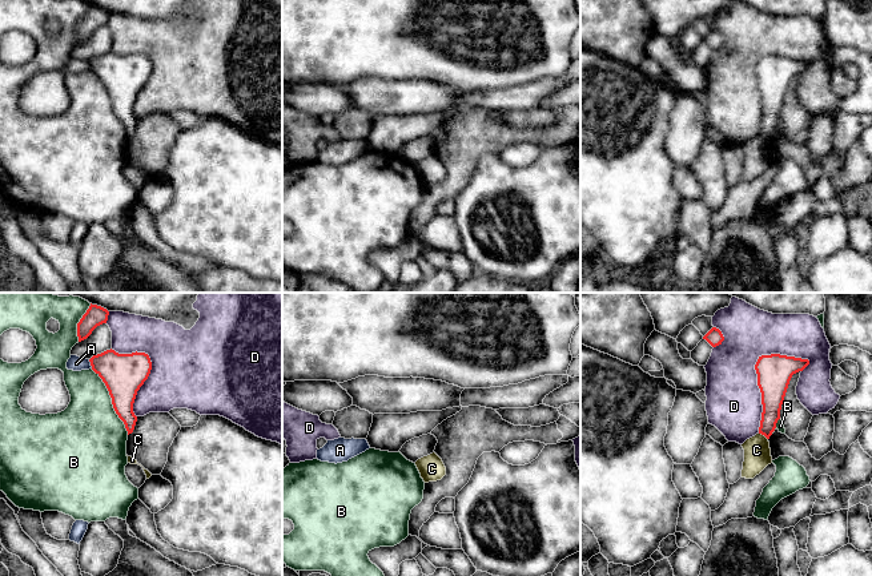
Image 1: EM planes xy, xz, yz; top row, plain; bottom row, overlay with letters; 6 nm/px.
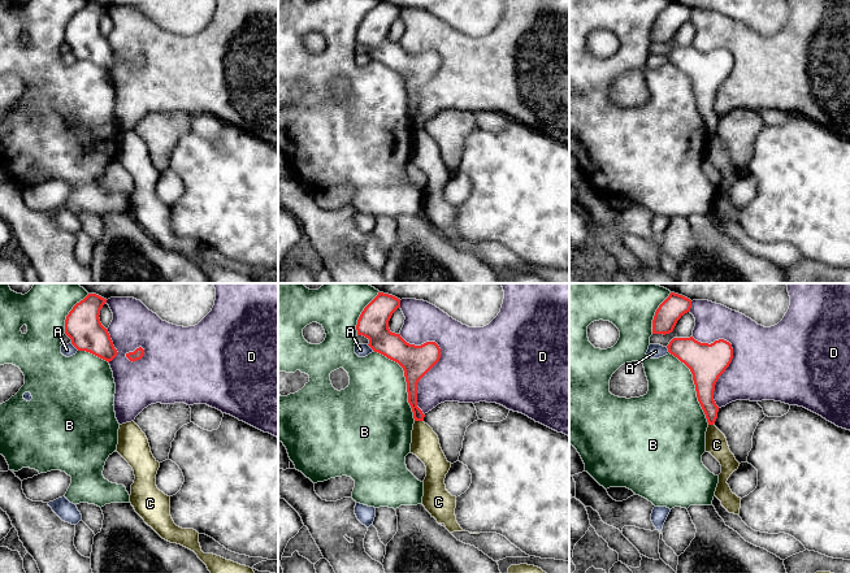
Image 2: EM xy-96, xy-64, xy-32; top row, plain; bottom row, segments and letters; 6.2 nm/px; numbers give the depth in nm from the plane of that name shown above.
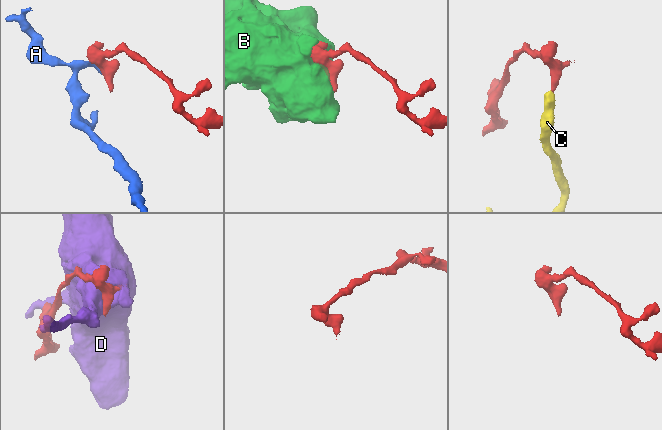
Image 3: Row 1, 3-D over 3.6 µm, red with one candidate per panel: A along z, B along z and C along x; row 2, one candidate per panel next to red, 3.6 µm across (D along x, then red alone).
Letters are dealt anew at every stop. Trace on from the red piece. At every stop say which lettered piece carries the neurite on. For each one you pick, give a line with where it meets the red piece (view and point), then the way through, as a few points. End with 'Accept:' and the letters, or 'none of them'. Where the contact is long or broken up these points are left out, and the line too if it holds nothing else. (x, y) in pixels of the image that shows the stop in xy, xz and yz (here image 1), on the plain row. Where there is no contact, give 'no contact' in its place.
Accept: none of them

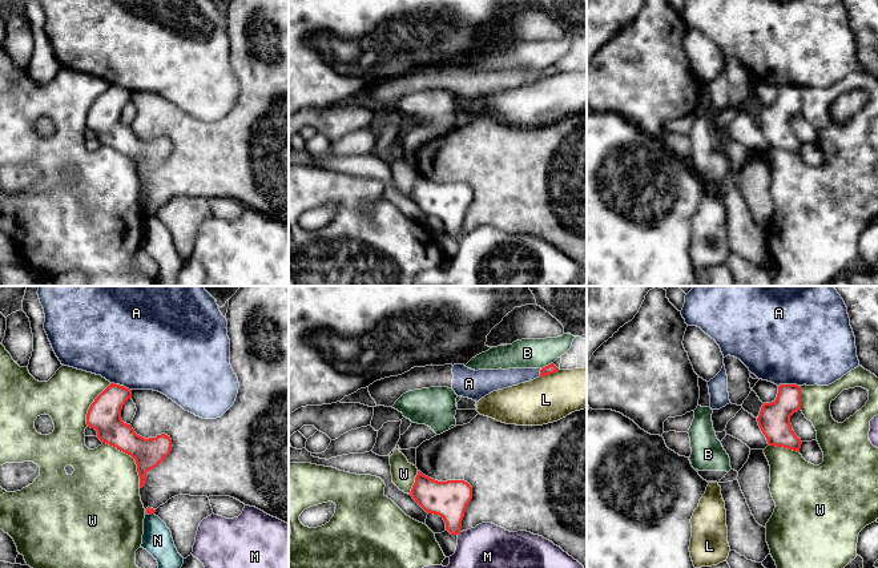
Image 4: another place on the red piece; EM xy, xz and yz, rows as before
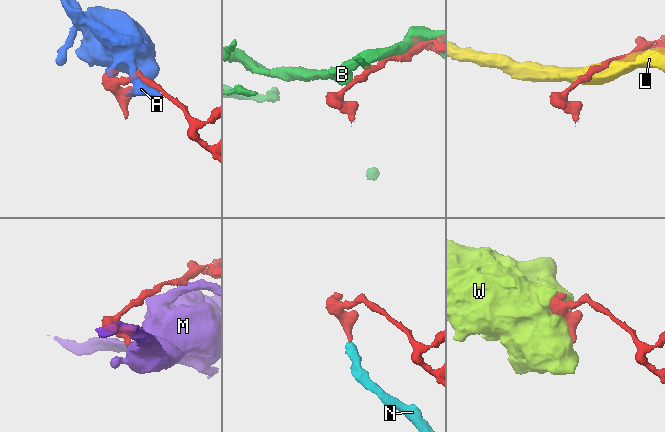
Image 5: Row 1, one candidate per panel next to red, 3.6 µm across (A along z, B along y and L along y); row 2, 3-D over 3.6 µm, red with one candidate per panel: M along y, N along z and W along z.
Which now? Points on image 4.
M: no contact
Accept: M

